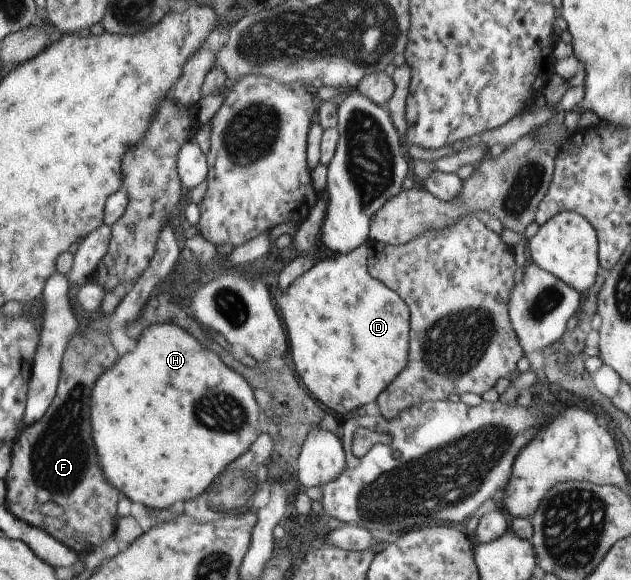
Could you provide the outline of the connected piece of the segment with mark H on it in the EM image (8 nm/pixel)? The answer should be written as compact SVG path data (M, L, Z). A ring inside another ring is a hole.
M153 324L145 329L136 342L135 349L119 358L119 363L103 373L92 388L91 439L99 458L100 468L106 480L124 495L134 508L143 505L153 510L165 510L175 501L192 500L219 475L227 464L248 450L253 440L260 434L257 418L257 402L250 385L237 373L227 369L213 351L207 351L190 333L177 324Z

